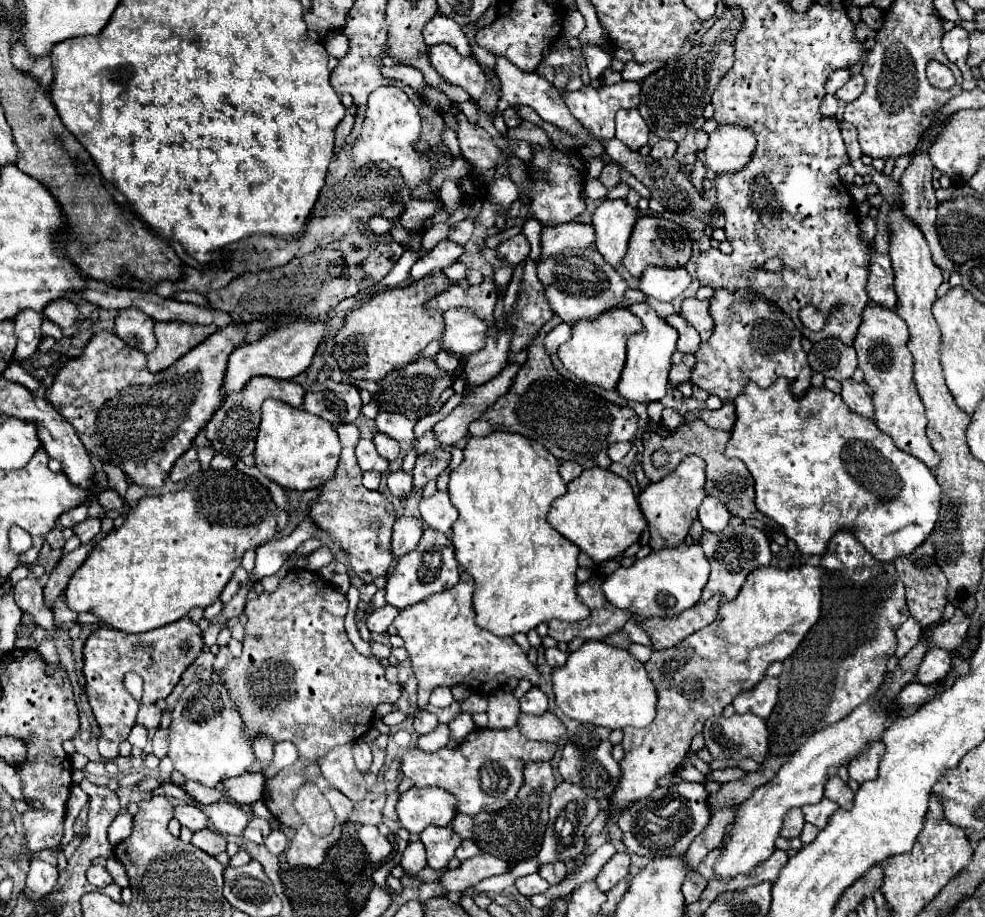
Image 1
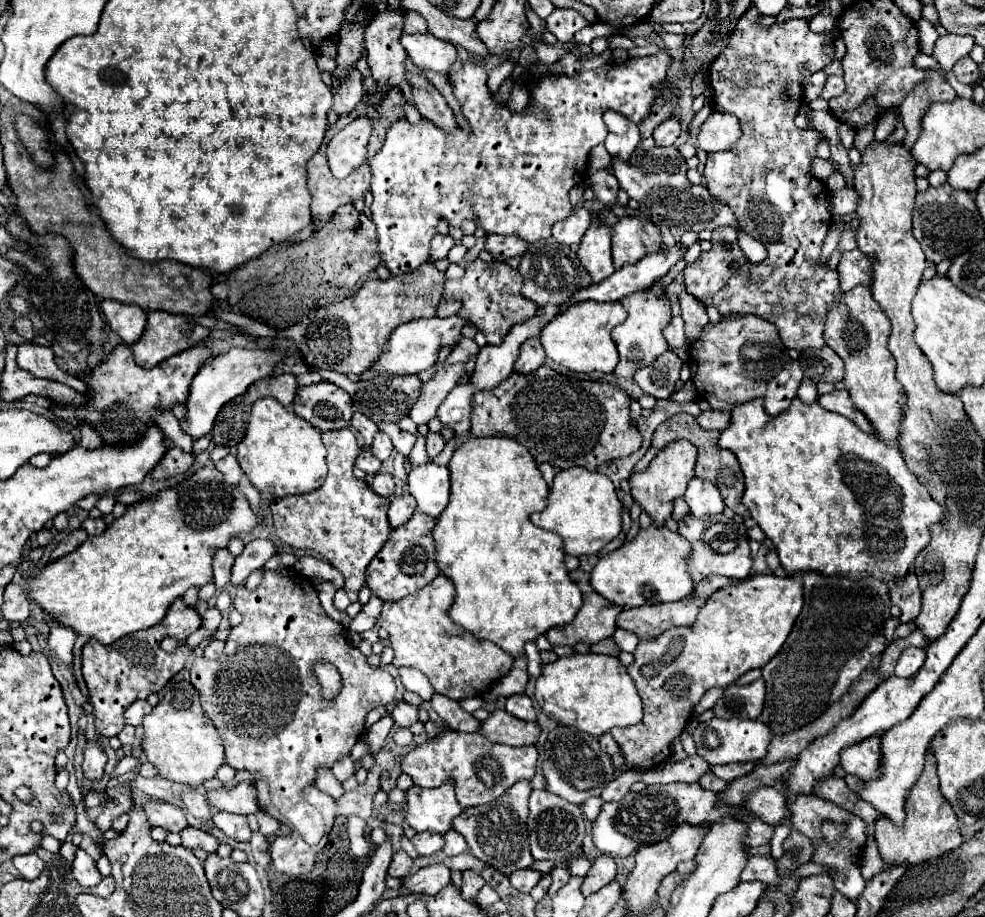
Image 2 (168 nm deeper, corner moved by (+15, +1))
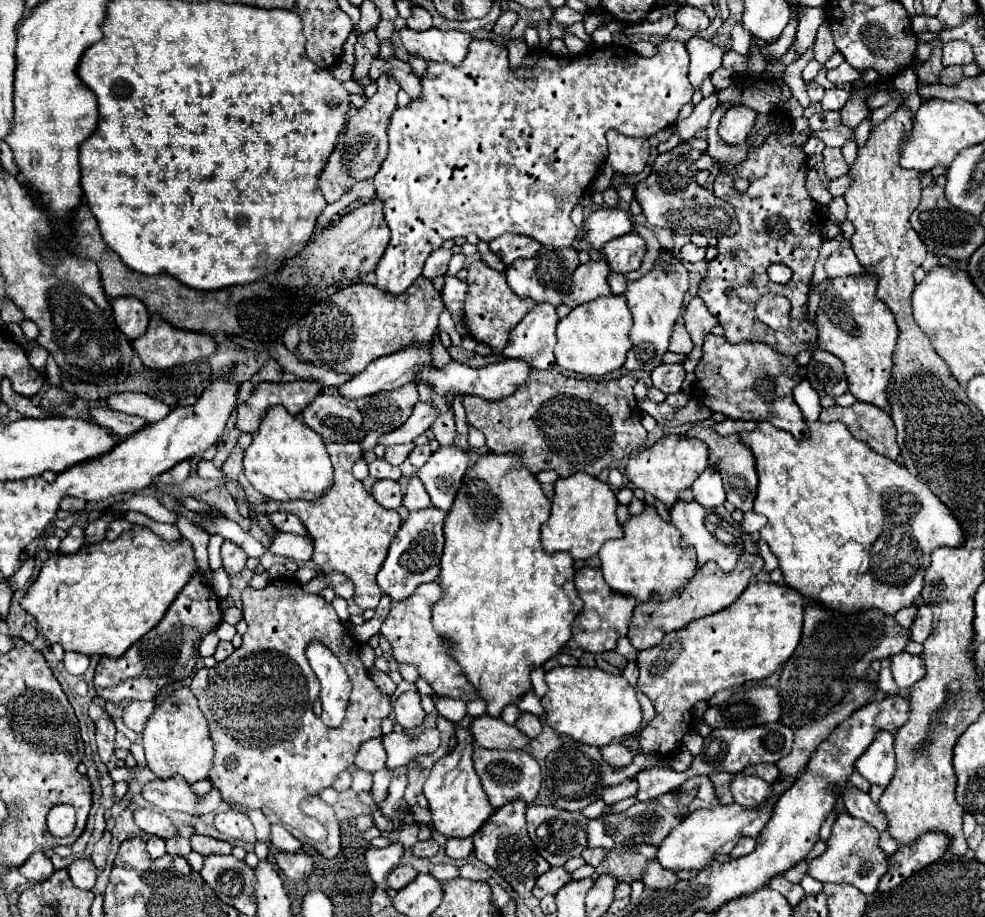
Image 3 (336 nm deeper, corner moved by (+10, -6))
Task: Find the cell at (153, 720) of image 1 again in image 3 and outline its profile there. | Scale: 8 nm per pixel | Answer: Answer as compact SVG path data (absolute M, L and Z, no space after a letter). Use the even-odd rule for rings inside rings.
M131 701L123 711L123 723L135 733L141 733L145 729L149 715L153 713L153 707L153 701Z

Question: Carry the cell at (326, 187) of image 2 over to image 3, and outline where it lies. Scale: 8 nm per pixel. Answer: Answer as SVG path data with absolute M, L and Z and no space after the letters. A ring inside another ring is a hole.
M338 144L329 158L325 171L321 173L319 185L321 185L321 193L327 203L335 203L355 183L349 177L349 173L345 173L345 169L343 169L342 155L344 152L343 145Z

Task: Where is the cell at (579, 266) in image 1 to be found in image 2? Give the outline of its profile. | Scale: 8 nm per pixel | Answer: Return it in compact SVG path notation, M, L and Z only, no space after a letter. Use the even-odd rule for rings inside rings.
M548 238L544 242L536 242L536 246L528 246L526 254L522 256L522 262L518 266L518 272L524 278L522 296L532 300L536 306L562 306L574 292L588 288L592 284L590 274L580 264L576 252L570 246L558 244L554 238Z

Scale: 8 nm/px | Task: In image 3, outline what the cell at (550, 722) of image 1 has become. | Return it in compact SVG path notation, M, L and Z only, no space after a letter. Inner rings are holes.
M489 715L475 717L469 731L473 739L485 749L523 749L529 745L529 739L515 725Z

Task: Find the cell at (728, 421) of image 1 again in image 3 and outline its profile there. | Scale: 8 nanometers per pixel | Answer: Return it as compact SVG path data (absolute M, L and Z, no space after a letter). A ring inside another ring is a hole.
M725 419L721 423L713 425L717 433L721 435L733 435L733 433L743 433L743 431L753 431L757 427L755 421L739 421L739 419Z

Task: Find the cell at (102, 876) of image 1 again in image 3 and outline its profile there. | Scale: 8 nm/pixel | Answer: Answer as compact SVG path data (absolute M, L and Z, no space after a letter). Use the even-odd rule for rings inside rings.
M85 857L75 859L75 861L67 867L67 873L69 873L73 885L79 887L79 889L83 889L83 891L91 891L91 887L95 885L97 869L95 869L95 865L93 865L91 859L85 859Z

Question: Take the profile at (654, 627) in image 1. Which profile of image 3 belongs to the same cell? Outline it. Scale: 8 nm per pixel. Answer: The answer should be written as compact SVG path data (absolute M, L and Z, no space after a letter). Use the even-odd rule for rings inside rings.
M741 551L739 563L731 573L721 571L715 563L707 563L703 567L699 567L695 571L695 575L687 581L685 589L677 591L669 601L659 601L659 603L641 603L635 607L633 613L633 621L629 627L629 641L637 651L655 647L657 643L661 643L661 639L671 633L677 631L681 627L685 627L689 621L717 613L725 607L729 607L749 585L749 581L763 569L763 559L757 555L751 555L747 551Z

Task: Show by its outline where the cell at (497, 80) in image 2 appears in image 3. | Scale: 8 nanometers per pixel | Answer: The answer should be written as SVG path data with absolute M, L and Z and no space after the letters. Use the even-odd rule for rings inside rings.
M523 37L521 39L511 39L507 49L509 49L509 63L513 65L513 69L517 69L523 63L525 55L529 53L529 47L527 47L525 39Z

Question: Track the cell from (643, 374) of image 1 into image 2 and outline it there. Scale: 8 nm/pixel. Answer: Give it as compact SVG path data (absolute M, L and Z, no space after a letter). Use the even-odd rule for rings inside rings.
M646 290L640 294L626 296L620 302L626 308L628 318L612 330L612 338L614 338L618 354L620 354L620 362L614 370L614 374L618 378L634 378L634 374L640 368L654 362L660 354L664 354L668 350L668 344L666 344L666 338L662 336L662 330L670 322L670 304L666 300L662 300L662 296L652 296Z

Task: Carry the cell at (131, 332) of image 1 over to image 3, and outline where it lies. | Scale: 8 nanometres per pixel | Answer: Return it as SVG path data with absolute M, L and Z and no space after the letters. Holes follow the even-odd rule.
M115 297L111 299L113 307L113 317L117 327L125 333L129 341L141 337L145 333L145 327L149 325L149 311L137 297Z

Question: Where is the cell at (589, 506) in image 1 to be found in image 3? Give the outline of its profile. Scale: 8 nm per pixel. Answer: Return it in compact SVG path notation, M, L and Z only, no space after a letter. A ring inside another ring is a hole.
M573 473L557 479L551 499L551 517L541 527L541 545L547 553L567 551L573 559L589 559L599 553L601 545L609 539L621 539L623 529L615 515L617 499L611 487L587 473Z

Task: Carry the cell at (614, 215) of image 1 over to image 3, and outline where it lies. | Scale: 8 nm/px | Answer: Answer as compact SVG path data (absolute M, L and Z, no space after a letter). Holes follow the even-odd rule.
M605 259L579 265L573 271L571 291L563 295L563 305L573 309L577 305L593 301L595 297L609 295L611 289L609 289L609 283L607 283L607 275L609 275L609 265L607 265Z

